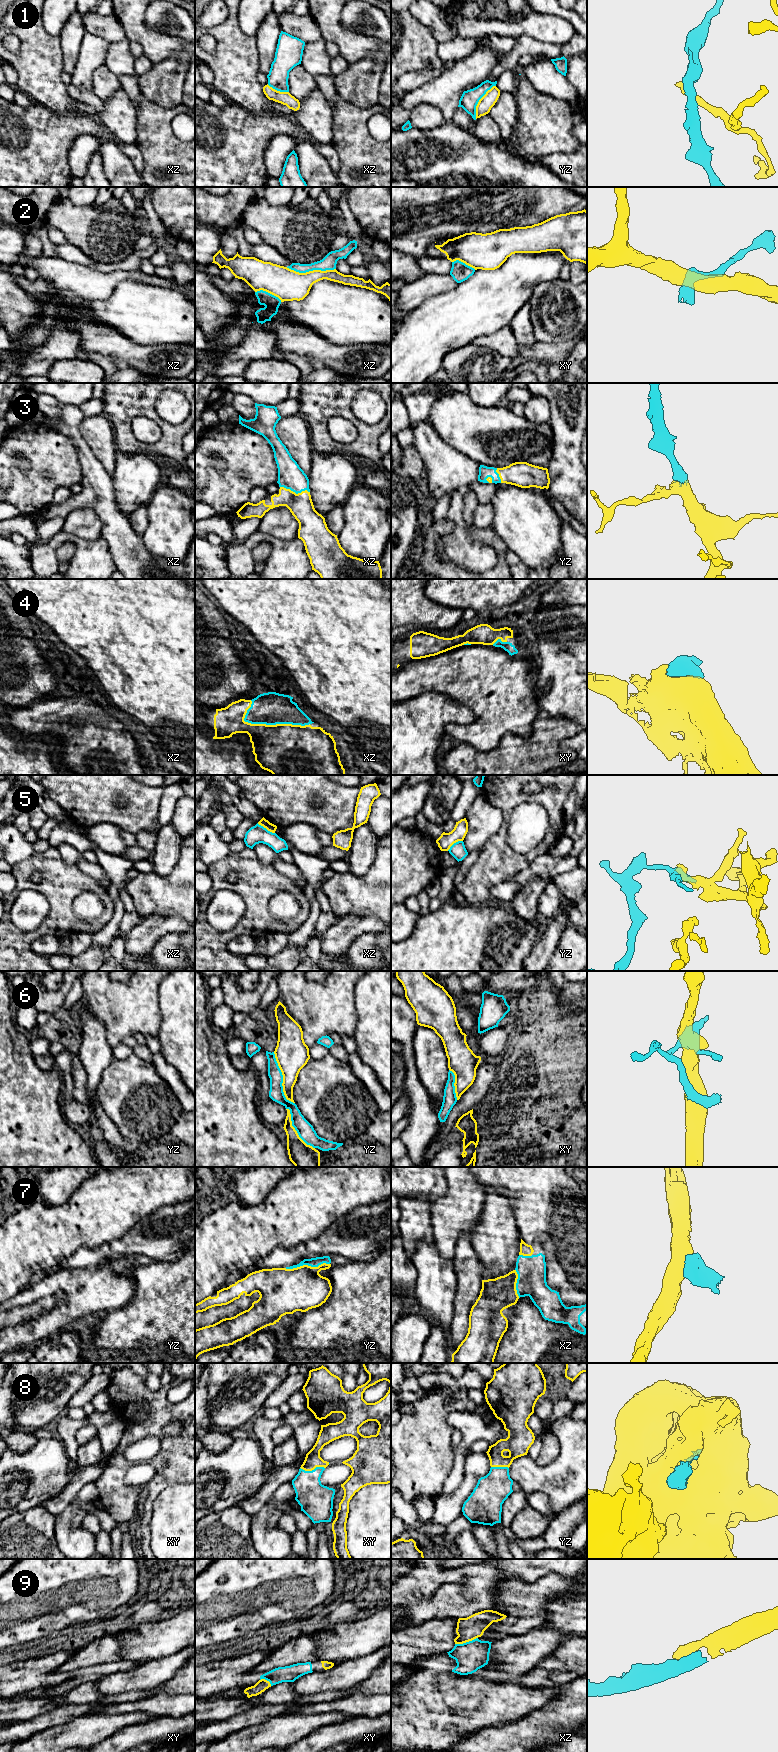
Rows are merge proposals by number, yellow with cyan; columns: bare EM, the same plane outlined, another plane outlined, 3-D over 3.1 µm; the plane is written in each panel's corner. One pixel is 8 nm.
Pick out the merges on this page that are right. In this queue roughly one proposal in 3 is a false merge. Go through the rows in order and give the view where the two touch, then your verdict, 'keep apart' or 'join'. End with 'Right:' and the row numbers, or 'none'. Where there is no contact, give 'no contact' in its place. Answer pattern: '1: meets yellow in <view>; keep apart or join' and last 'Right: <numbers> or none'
1: meets yellow in yz; keep apart
2: meets yellow in xz; keep apart
3: meets yellow in xz; join
4: meets yellow in xz; join
5: meets yellow in xz; keep apart
6: meets yellow in yz; keep apart
7: meets yellow in yz; join
8: meets yellow in xy; join
9: meets yellow in xz; join
Right: 3, 4, 7, 8, 9

